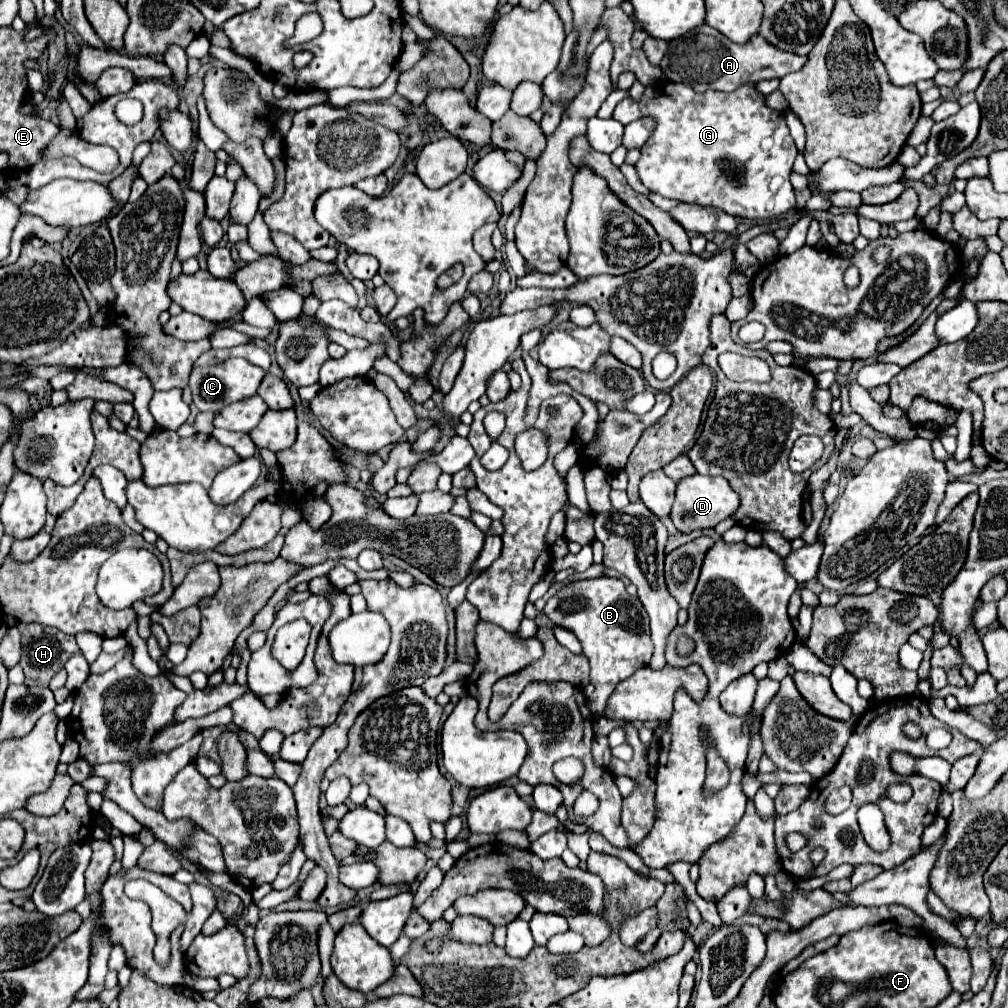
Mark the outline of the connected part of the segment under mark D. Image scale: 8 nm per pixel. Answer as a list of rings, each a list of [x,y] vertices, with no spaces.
[[[686,476],[676,486],[676,500],[670,512],[674,526],[680,532],[692,532],[702,528],[714,528],[718,522],[730,518],[730,514],[740,506],[738,494],[730,488],[730,484],[720,476]]]

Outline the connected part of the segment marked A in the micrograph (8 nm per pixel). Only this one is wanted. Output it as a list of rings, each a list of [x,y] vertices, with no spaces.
[[[700,26],[700,30],[696,28],[684,34],[682,38],[668,42],[660,68],[670,82],[684,82],[692,86],[696,92],[704,92],[704,90],[732,92],[746,82],[784,78],[786,74],[800,70],[804,64],[806,64],[806,56],[796,56],[784,50],[776,50],[774,46],[768,46],[768,42],[764,42],[764,38],[760,38],[758,34],[756,38],[752,36],[744,44],[736,44],[724,38],[724,34],[720,32]]]

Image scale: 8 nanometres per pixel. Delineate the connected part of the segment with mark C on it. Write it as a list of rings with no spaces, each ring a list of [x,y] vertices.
[[[228,358],[224,362],[214,364],[214,366],[194,366],[190,372],[188,386],[192,390],[192,398],[194,398],[194,404],[198,406],[198,410],[218,412],[220,408],[224,408],[230,402],[254,396],[264,374],[266,372],[262,368],[252,366],[244,358]]]

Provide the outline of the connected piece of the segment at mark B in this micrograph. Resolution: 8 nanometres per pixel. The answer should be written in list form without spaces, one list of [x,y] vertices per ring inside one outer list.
[[[604,576],[564,586],[546,602],[544,612],[556,626],[572,630],[580,640],[584,656],[590,660],[590,680],[596,686],[588,704],[594,716],[604,716],[616,684],[650,662],[652,640],[648,634],[648,614],[642,602],[626,592],[622,580]]]

